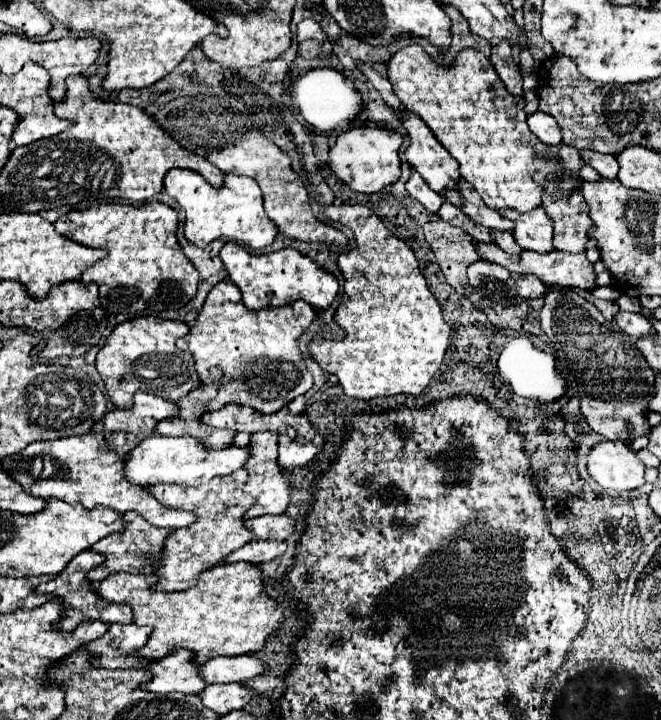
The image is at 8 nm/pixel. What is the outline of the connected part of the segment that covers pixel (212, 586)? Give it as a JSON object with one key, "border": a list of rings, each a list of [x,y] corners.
{"border":[[[222,563],[214,569],[208,569],[200,575],[198,585],[194,585],[188,591],[180,593],[162,593],[154,591],[154,575],[130,575],[130,573],[114,573],[106,581],[100,583],[98,595],[112,601],[112,603],[128,603],[134,611],[134,623],[136,625],[150,625],[154,629],[148,645],[140,651],[142,657],[154,659],[154,657],[166,657],[166,653],[172,653],[176,649],[190,649],[196,653],[194,663],[202,665],[212,657],[236,657],[236,655],[248,655],[264,649],[266,641],[280,633],[284,623],[282,607],[266,593],[262,573],[252,563]]]}

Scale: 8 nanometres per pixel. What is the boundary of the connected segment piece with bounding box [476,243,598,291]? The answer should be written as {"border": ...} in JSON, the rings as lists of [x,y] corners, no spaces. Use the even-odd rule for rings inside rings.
{"border":[[[476,243],[478,247],[478,253],[490,261],[490,263],[496,263],[496,265],[502,265],[506,267],[508,271],[512,273],[520,273],[520,275],[526,275],[526,273],[532,273],[536,277],[540,277],[546,285],[560,285],[560,287],[578,287],[578,289],[586,289],[586,291],[592,291],[596,289],[596,271],[592,267],[592,263],[586,259],[584,253],[562,253],[562,251],[552,251],[552,253],[534,253],[534,251],[522,251],[518,255],[510,255],[506,251],[502,251],[498,245],[494,243]]]}

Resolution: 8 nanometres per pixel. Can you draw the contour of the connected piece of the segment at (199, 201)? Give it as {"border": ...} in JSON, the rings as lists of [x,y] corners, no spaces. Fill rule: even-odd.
{"border":[[[170,169],[164,179],[164,191],[172,195],[186,213],[184,233],[196,247],[206,247],[214,239],[230,239],[250,249],[262,249],[272,245],[278,229],[266,217],[262,207],[262,193],[254,179],[226,175],[224,187],[212,187],[202,175],[190,169]]]}

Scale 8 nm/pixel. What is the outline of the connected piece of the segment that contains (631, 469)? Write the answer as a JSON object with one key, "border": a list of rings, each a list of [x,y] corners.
{"border":[[[602,441],[592,447],[588,457],[588,473],[604,489],[638,489],[644,485],[644,469],[634,451],[620,441]]]}

